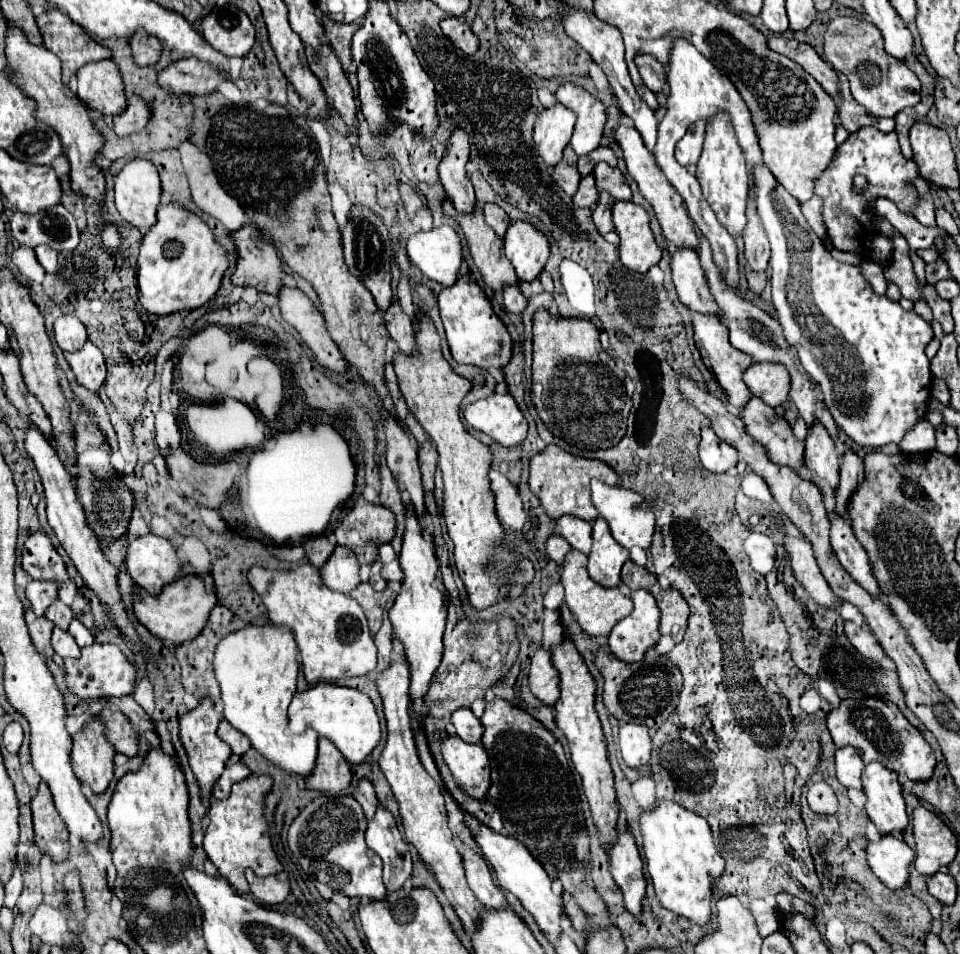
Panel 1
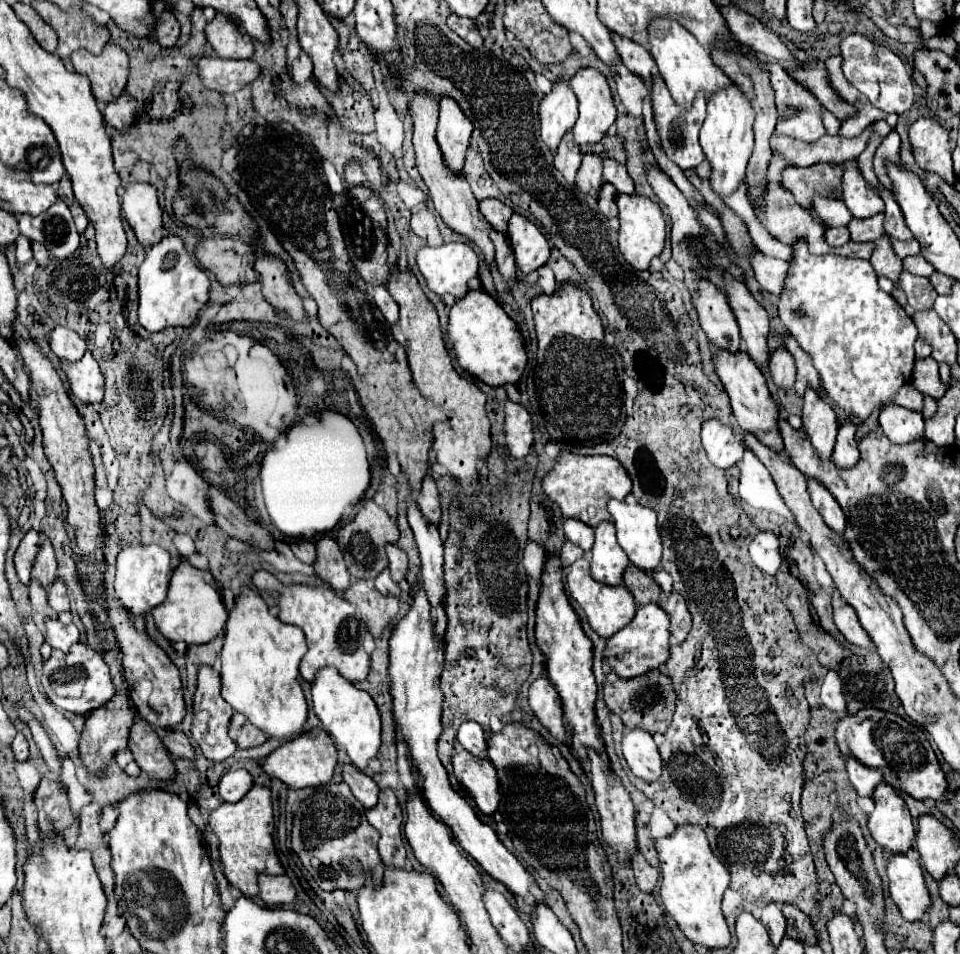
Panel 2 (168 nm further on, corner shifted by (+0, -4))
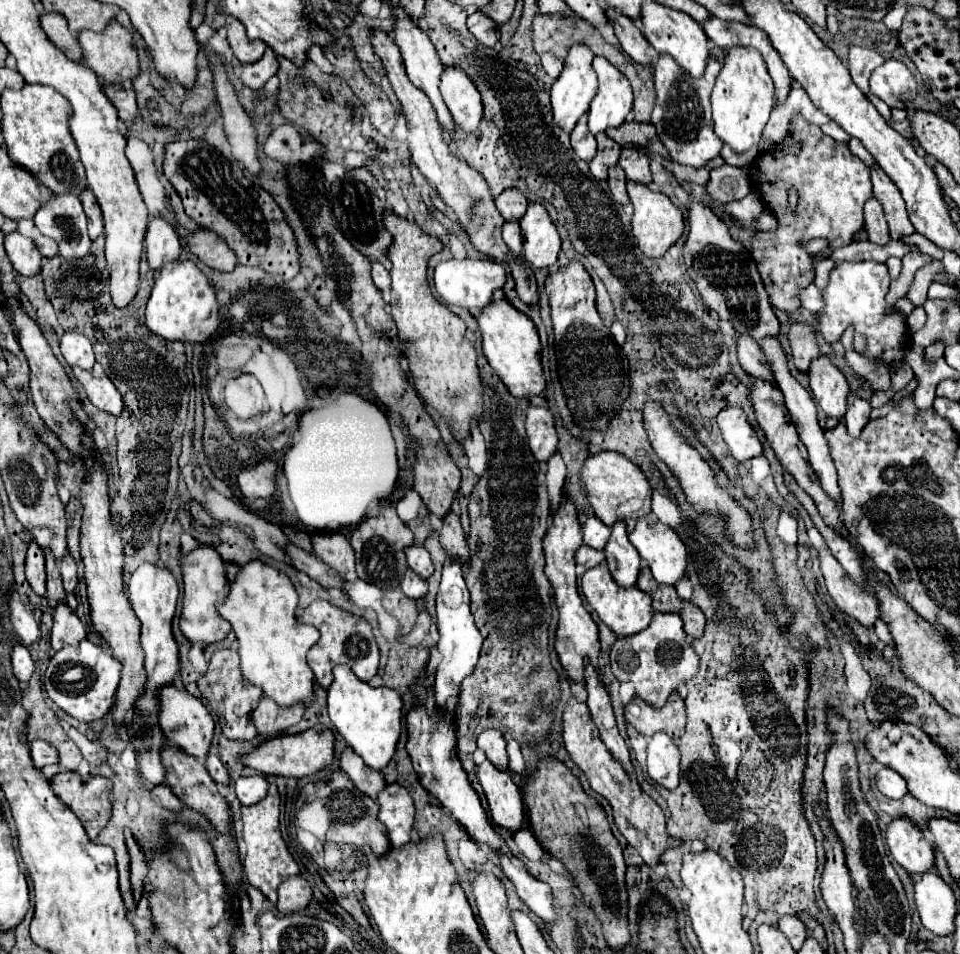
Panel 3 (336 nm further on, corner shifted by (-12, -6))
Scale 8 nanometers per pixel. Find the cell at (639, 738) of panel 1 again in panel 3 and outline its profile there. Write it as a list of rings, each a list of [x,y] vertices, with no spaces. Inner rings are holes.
[[[665,733],[647,737],[647,773],[665,789],[679,785],[679,749]]]

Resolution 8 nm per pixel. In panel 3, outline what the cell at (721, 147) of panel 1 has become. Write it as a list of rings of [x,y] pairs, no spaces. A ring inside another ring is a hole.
[[[735,47],[727,53],[711,93],[711,103],[715,135],[735,153],[745,153],[761,143],[763,127],[767,125],[769,113],[773,109],[773,81],[767,73],[765,61],[757,51],[751,47]]]

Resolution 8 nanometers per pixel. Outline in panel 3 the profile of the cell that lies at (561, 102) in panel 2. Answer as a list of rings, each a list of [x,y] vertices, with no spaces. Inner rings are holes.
[[[573,45],[569,49],[569,55],[565,59],[565,67],[563,67],[559,79],[551,87],[553,119],[567,133],[571,133],[573,127],[575,127],[575,123],[579,121],[579,117],[589,111],[589,103],[591,103],[591,99],[597,93],[597,75],[595,75],[595,71],[591,67],[593,57],[595,55],[591,53],[591,49],[587,45]]]

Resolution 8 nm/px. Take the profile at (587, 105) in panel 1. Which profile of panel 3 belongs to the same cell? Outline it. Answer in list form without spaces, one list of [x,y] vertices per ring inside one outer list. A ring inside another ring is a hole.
[[[595,57],[593,69],[599,79],[599,91],[589,107],[589,131],[593,135],[625,123],[633,107],[633,93],[627,77],[619,73],[607,59]]]

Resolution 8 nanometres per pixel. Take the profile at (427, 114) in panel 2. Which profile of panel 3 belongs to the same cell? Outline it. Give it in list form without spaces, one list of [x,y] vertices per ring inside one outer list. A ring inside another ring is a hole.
[[[393,7],[393,11],[397,13],[395,43],[397,43],[399,51],[401,51],[401,57],[403,57],[403,63],[405,63],[407,75],[409,75],[409,81],[411,81],[415,87],[419,87],[419,89],[429,97],[429,101],[431,101],[431,105],[433,105],[433,109],[435,109],[435,113],[437,113],[437,121],[439,121],[441,129],[443,129],[445,133],[453,133],[455,125],[453,125],[451,113],[449,113],[449,109],[445,107],[445,103],[443,103],[443,99],[441,99],[441,93],[439,93],[439,79],[441,79],[443,67],[441,67],[441,61],[437,59],[435,47],[431,47],[429,37],[427,37],[423,31],[419,31],[411,19],[405,19],[405,15],[403,15],[401,9]]]

